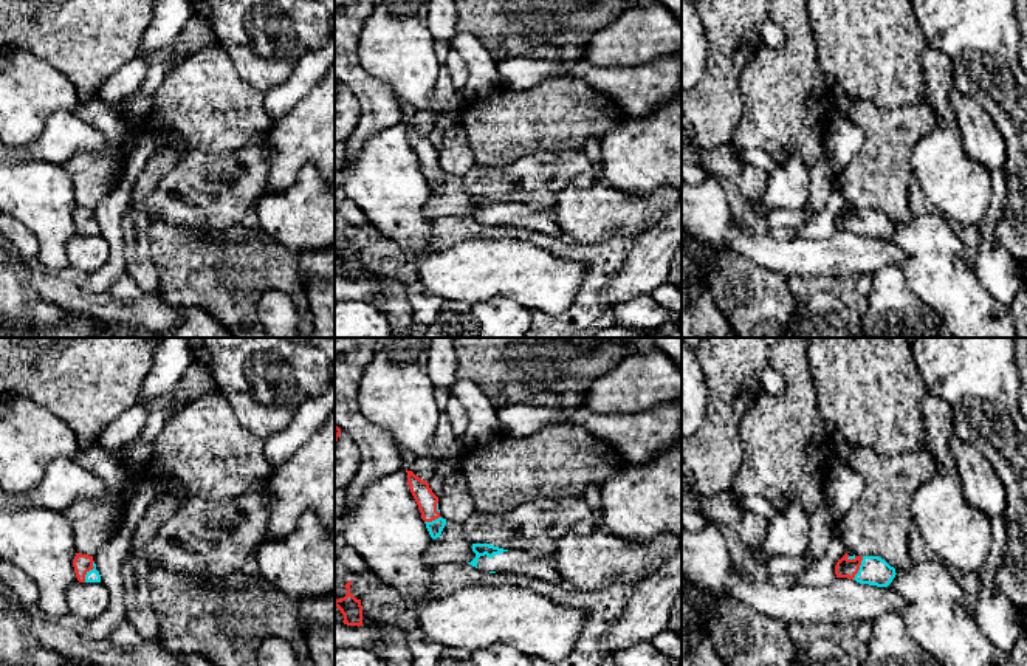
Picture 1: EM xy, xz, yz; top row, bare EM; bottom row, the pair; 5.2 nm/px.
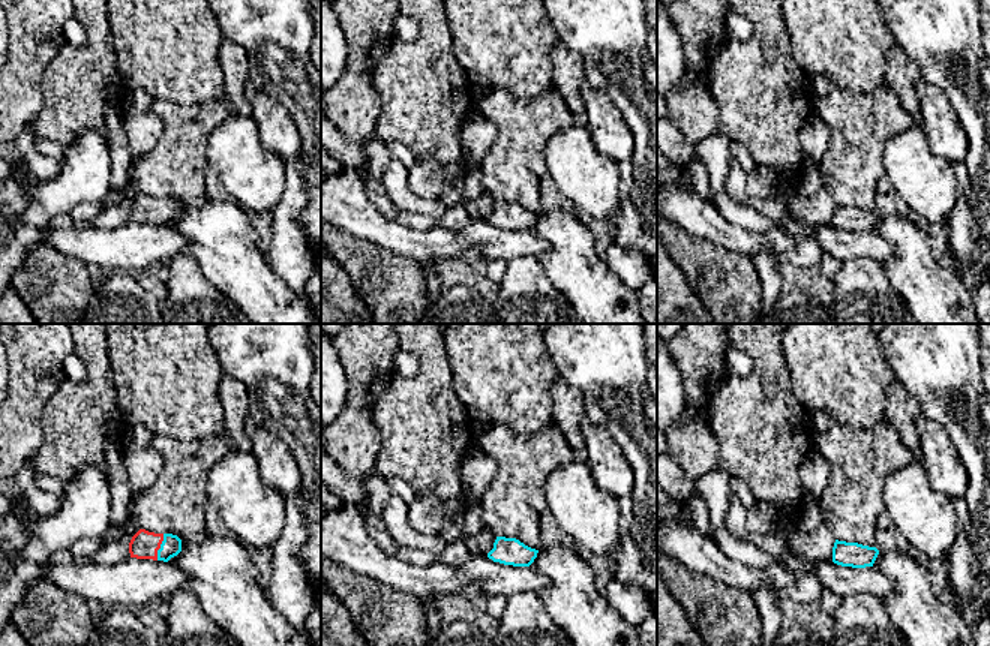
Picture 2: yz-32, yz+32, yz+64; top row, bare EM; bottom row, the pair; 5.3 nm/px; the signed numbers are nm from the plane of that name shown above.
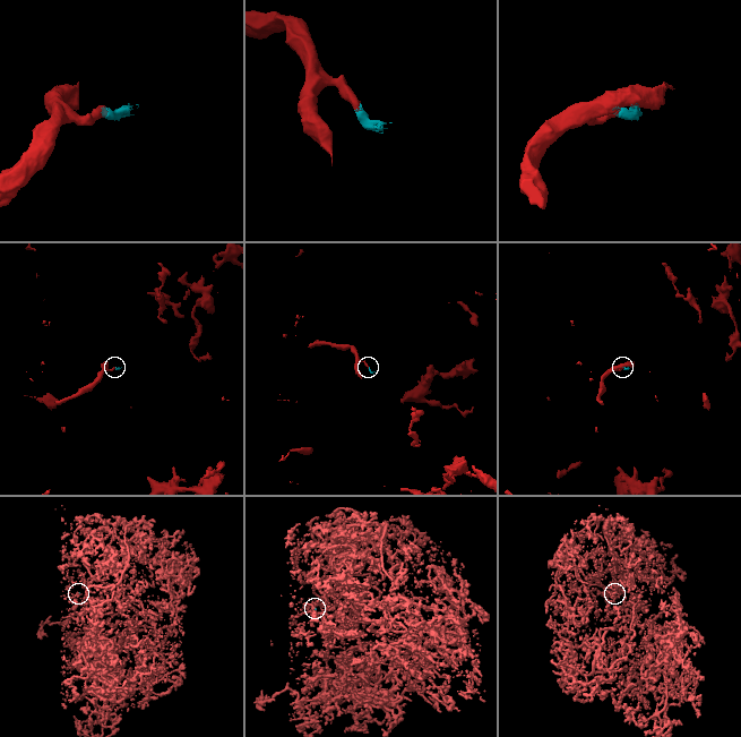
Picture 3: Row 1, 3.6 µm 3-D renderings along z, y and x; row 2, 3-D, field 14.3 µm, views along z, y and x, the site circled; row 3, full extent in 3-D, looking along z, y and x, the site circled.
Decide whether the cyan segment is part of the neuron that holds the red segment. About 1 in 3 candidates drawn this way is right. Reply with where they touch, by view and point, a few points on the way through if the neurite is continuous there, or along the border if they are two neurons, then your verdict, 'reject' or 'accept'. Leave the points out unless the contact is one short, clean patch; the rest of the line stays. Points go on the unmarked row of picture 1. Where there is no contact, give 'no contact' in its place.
meets red in xy at (89, 223); runs through xy (82, 216), (89, 223), (93, 228); accept

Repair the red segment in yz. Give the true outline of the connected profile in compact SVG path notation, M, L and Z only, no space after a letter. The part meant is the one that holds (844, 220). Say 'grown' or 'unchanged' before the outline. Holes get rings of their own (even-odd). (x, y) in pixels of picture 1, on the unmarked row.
grown; M847 206L835 218L836 231L855 232L860 237L888 240L895 231L895 221L878 209L849 209Z

